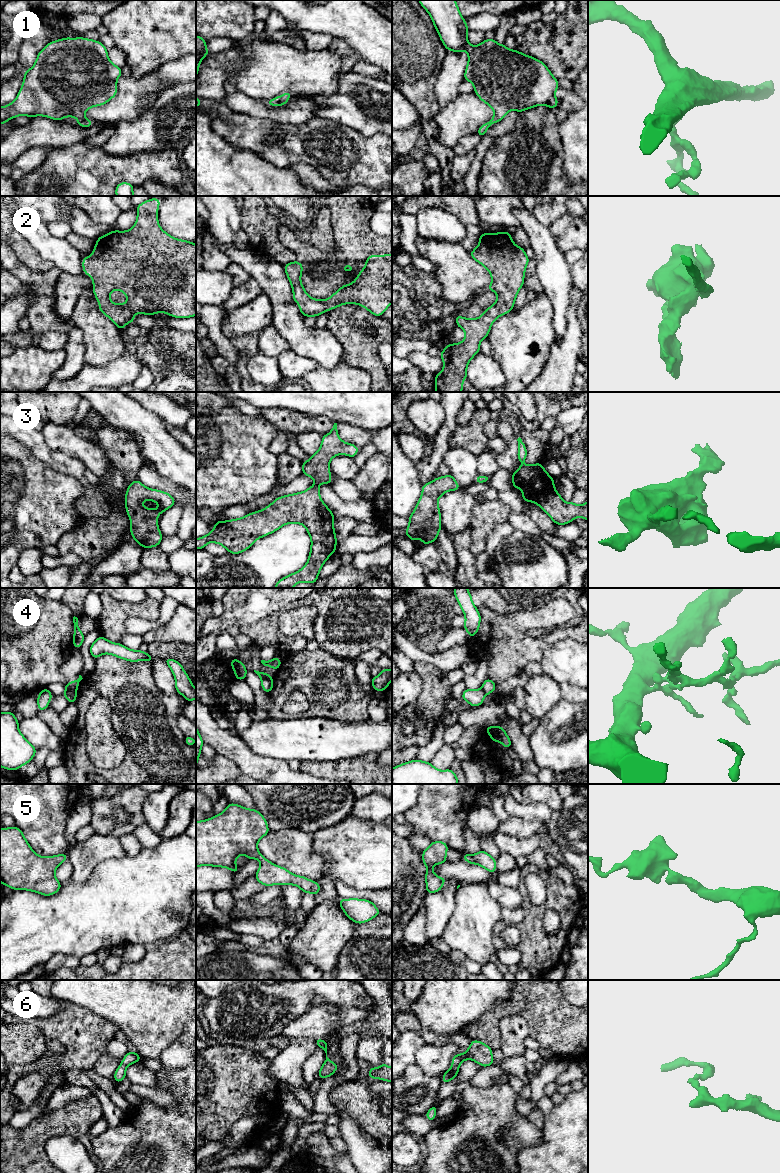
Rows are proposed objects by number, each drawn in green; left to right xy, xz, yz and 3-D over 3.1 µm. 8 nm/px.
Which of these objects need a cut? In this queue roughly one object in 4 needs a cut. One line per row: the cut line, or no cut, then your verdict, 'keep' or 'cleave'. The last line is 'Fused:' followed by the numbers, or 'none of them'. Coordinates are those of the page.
1: cut none; keep
2: cut none; keep
3: cut none; keep
4: cut xz (272, 678), (263, 678), (261, 680); cleave
5: cut none; keep
6: cut none; keep
Fused: 4

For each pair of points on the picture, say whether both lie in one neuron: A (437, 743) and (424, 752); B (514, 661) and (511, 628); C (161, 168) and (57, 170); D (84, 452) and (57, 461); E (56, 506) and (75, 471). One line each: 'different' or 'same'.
A: same
B: same
C: same
D: different
E: different

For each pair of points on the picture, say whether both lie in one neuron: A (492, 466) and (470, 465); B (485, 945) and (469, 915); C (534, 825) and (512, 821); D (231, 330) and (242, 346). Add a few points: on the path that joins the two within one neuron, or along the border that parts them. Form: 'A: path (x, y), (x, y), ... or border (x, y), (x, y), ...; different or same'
A: border (476, 456), (478, 474); different
B: path (478, 938), (471, 931), (471, 922); same
C: path (529, 825), (517, 825); same
D: border (258, 331), (232, 336), (229, 339); different

